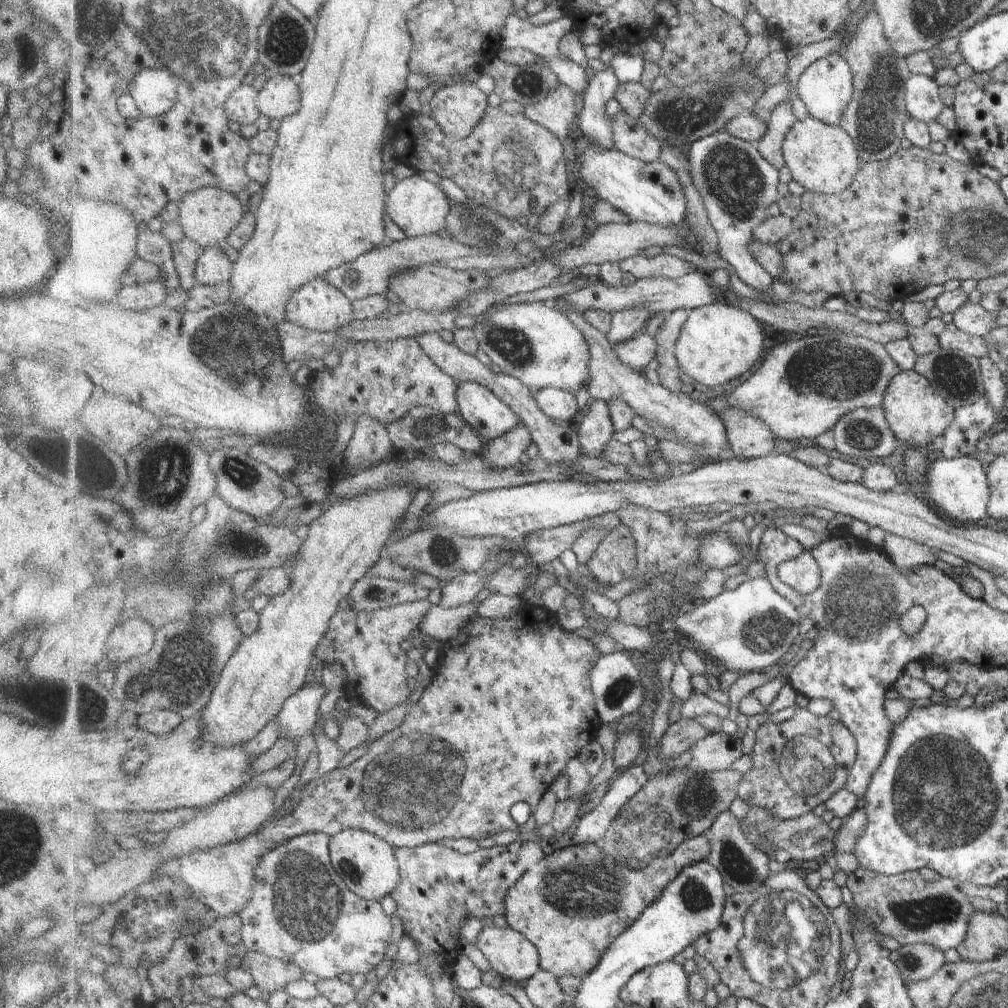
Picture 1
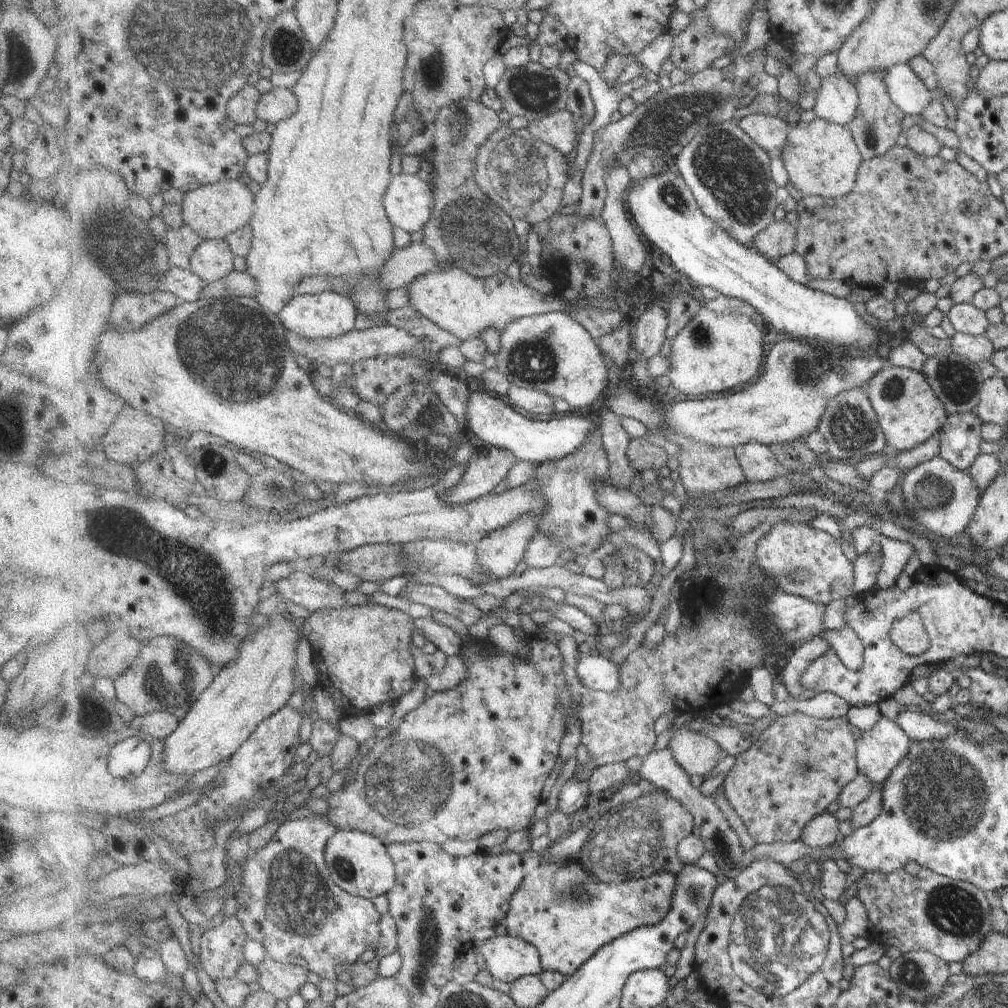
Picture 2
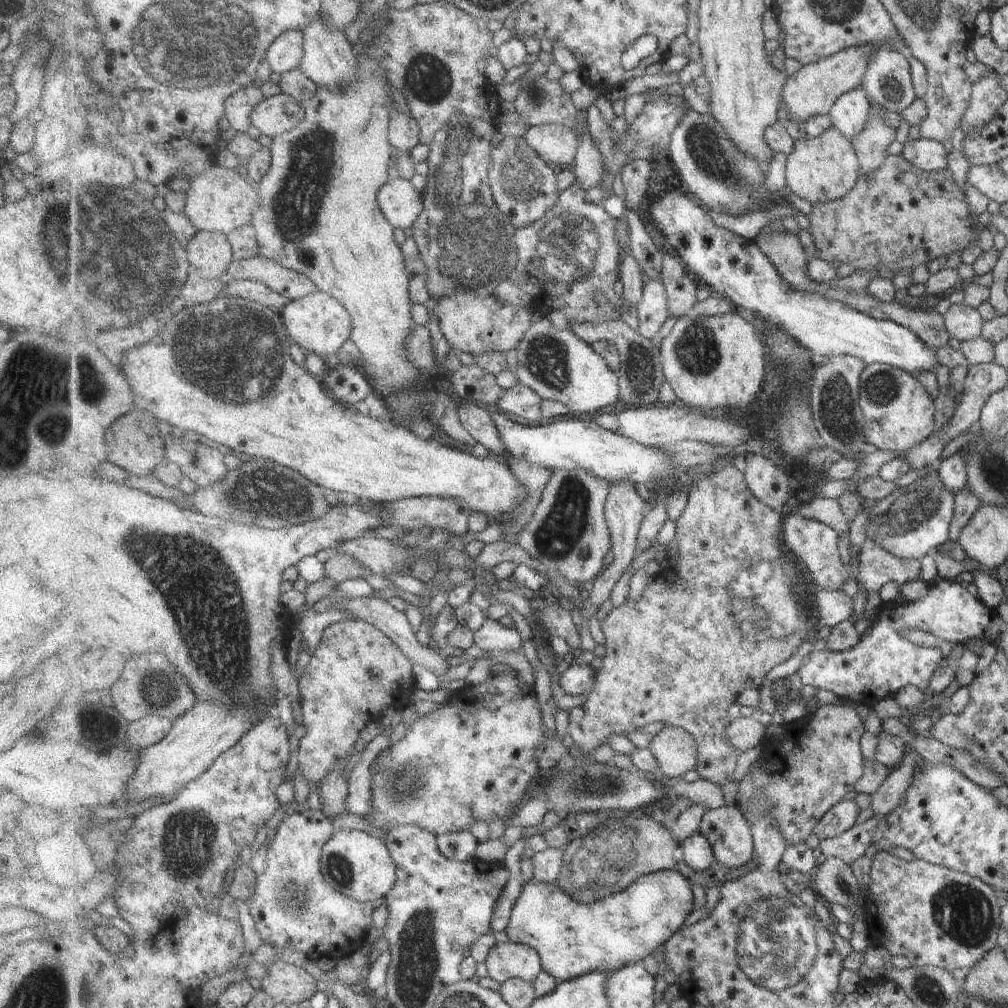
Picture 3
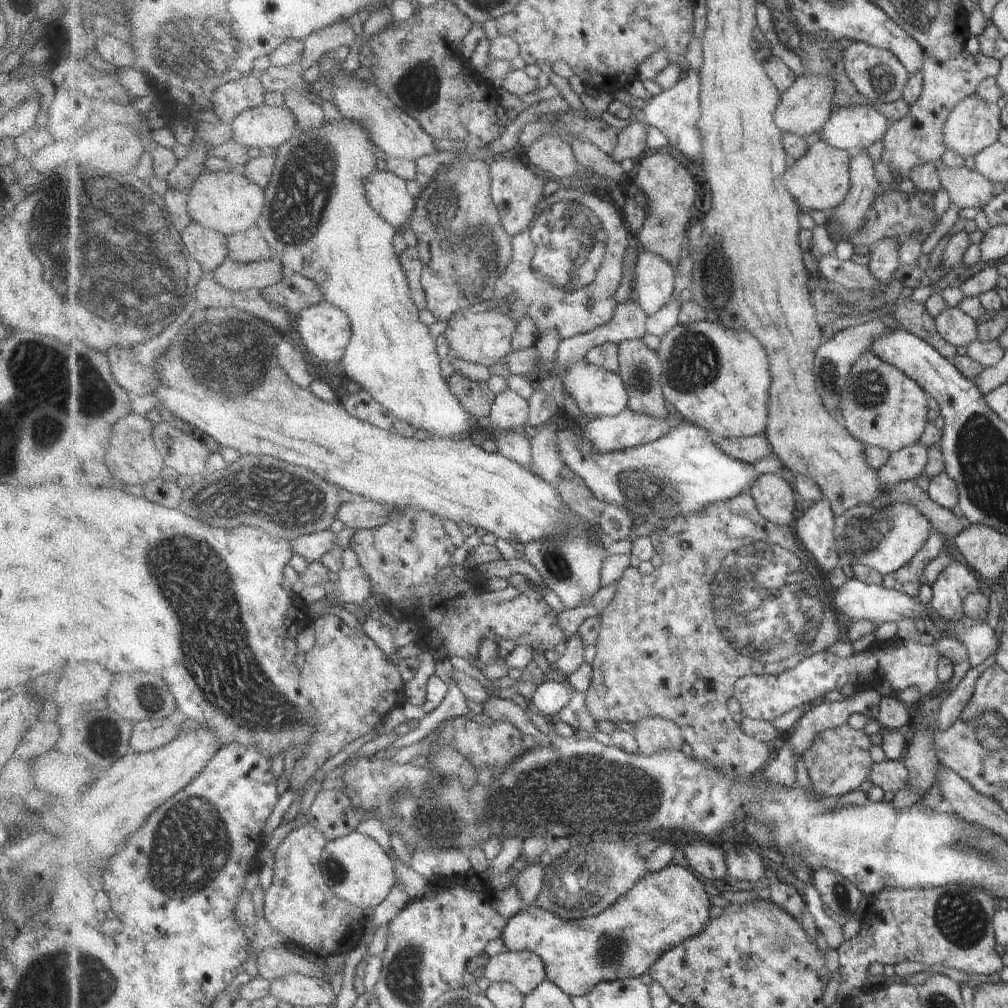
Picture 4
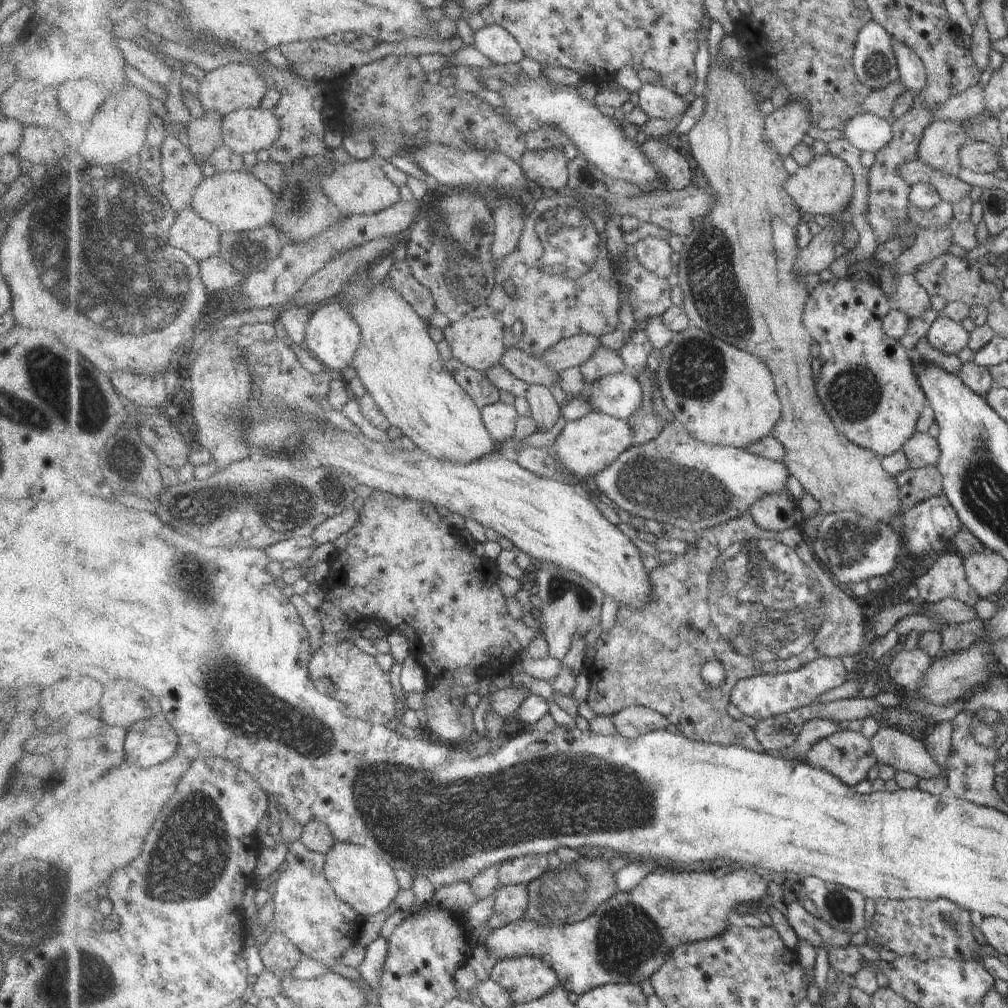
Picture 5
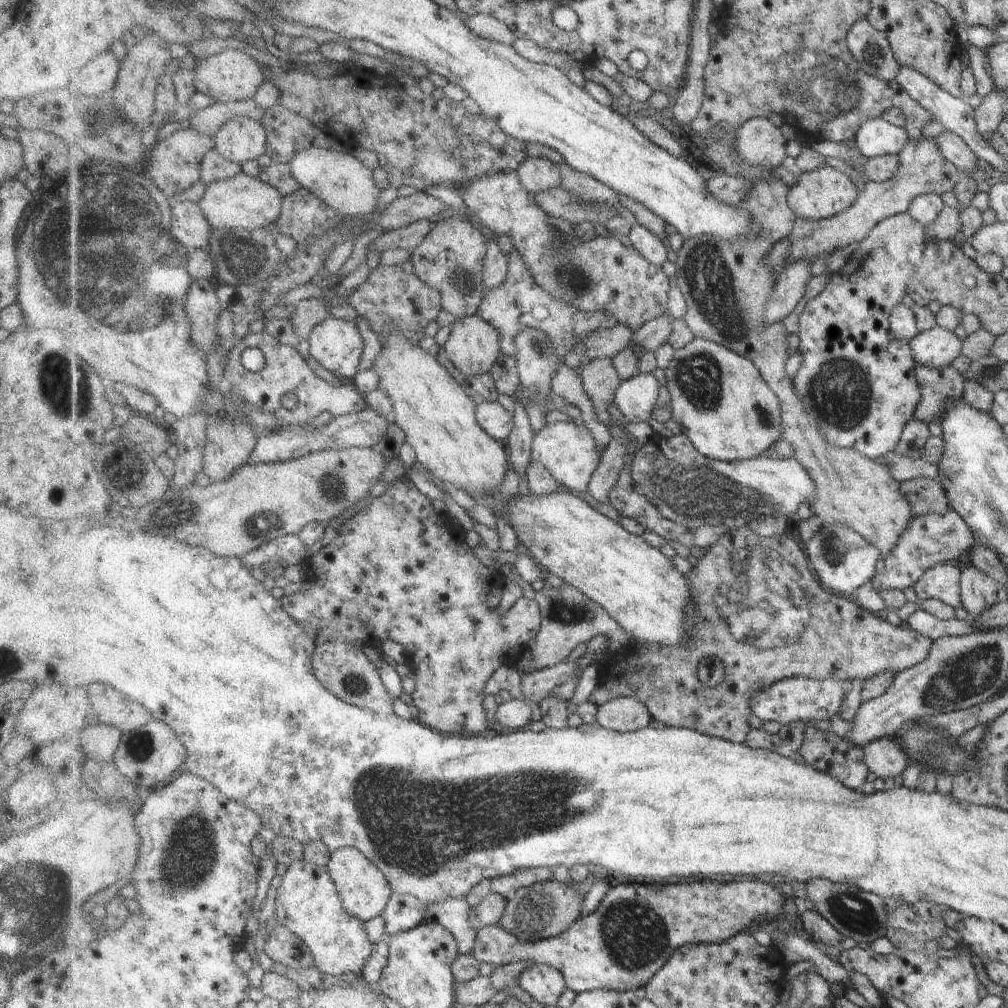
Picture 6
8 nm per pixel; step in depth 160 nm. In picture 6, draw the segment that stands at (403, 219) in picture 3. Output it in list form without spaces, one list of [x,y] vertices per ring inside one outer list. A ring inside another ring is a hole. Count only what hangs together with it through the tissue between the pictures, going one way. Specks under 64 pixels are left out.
[[[312,147],[304,150],[303,153],[298,153],[290,164],[301,184],[318,195],[318,198],[324,200],[328,206],[335,208],[341,215],[362,217],[377,211],[383,189],[376,182],[374,169],[343,148]]]

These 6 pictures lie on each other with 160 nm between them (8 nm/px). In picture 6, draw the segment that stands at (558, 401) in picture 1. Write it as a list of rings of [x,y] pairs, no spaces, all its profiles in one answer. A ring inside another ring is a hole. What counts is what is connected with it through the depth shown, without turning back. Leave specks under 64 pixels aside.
[[[486,401],[478,406],[480,424],[502,443],[507,443],[514,430],[514,416],[498,401]]]

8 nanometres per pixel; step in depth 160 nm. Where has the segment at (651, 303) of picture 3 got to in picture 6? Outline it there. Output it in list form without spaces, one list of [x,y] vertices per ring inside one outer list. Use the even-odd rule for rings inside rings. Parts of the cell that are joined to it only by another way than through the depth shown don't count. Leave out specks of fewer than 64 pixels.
[[[636,225],[629,237],[636,248],[656,266],[663,268],[666,262],[674,259],[668,243],[665,243],[660,236],[647,226]]]

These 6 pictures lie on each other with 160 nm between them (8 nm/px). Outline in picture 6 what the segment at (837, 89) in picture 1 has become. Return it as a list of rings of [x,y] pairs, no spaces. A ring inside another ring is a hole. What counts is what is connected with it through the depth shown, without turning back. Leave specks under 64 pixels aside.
[[[876,117],[862,124],[855,142],[860,154],[871,158],[897,155],[906,146],[909,139],[908,129],[898,128],[882,117]]]

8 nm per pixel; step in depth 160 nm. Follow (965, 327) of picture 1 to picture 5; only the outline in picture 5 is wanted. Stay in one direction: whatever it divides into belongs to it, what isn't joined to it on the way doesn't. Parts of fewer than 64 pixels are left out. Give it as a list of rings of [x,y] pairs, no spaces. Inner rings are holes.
[[[940,314],[930,326],[926,340],[936,352],[957,355],[967,347],[969,333],[963,328],[961,322],[954,322]]]

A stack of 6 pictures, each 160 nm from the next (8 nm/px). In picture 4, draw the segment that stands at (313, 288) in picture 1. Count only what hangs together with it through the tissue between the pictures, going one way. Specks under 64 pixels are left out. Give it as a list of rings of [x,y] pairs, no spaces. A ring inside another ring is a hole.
[[[327,301],[295,314],[294,329],[300,333],[303,344],[319,358],[323,367],[332,366],[338,361],[343,362],[355,336],[351,317],[343,309]]]

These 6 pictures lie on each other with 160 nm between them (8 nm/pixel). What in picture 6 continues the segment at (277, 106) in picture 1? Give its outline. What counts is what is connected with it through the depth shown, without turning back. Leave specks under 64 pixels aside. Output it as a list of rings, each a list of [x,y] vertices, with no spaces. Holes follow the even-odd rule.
[[[238,116],[227,122],[217,134],[217,149],[235,163],[258,160],[267,154],[269,132],[263,121]]]

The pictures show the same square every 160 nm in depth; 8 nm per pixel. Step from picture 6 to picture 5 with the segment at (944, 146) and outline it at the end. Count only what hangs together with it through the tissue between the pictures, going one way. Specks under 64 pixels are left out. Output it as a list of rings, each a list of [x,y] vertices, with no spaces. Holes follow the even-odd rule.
[[[981,141],[964,142],[958,152],[960,166],[980,174],[993,174],[1000,169],[998,147]]]

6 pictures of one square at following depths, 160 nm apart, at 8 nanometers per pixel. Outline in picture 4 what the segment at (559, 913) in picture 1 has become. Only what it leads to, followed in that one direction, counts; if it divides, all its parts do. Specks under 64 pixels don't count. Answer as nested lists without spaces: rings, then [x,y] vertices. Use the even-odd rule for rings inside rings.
[[[673,863],[671,866],[660,870],[660,872],[649,874],[649,876],[640,880],[640,883],[636,884],[636,887],[632,888],[632,891],[628,892],[627,896],[618,900],[610,910],[600,914],[600,916],[584,918],[581,920],[566,920],[566,918],[562,918],[562,916],[558,916],[558,914],[554,914],[554,912],[550,912],[550,910],[546,910],[546,908],[542,908],[542,906],[534,905],[530,906],[530,908],[526,908],[526,910],[522,909],[517,915],[509,920],[503,935],[503,941],[509,951],[522,952],[528,950],[537,953],[542,957],[544,963],[547,965],[550,981],[554,982],[557,986],[560,986],[560,988],[569,996],[587,996],[592,989],[598,986],[598,984],[604,982],[616,982],[618,980],[628,980],[628,978],[642,978],[641,976],[644,976],[646,972],[651,972],[652,966],[658,963],[666,952],[670,952],[672,948],[676,948],[676,946],[686,943],[689,939],[700,936],[700,934],[708,928],[708,924],[712,924],[712,920],[714,920],[714,918],[711,917],[714,904],[712,900],[710,900],[710,895],[712,896],[712,894],[706,892],[706,886],[700,882],[700,878],[698,878],[692,870],[687,870],[686,868],[682,868],[682,866]]]

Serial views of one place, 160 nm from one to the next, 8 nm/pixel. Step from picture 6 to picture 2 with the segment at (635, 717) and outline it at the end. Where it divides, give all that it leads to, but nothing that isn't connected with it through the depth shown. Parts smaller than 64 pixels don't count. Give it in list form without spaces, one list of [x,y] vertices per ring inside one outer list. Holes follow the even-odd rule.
[[[687,728],[676,730],[668,747],[691,775],[706,776],[714,772],[727,754],[713,738]]]

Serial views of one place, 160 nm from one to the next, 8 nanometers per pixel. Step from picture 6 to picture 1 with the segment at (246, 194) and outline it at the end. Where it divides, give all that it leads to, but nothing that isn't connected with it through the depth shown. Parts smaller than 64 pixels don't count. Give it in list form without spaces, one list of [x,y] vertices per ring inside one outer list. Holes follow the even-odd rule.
[[[220,187],[205,188],[188,195],[180,204],[179,220],[184,227],[187,238],[191,238],[208,247],[220,247],[228,242],[232,233],[244,220],[246,210],[244,204],[238,199],[238,195],[232,194]]]

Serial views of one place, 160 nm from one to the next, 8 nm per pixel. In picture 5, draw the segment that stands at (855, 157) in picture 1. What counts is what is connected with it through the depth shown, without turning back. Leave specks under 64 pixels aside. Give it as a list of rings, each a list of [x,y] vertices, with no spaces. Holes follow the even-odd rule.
[[[834,154],[817,155],[808,167],[800,167],[787,182],[787,192],[796,200],[796,204],[804,212],[816,215],[830,215],[844,212],[851,206],[855,196],[857,181],[855,172]]]

